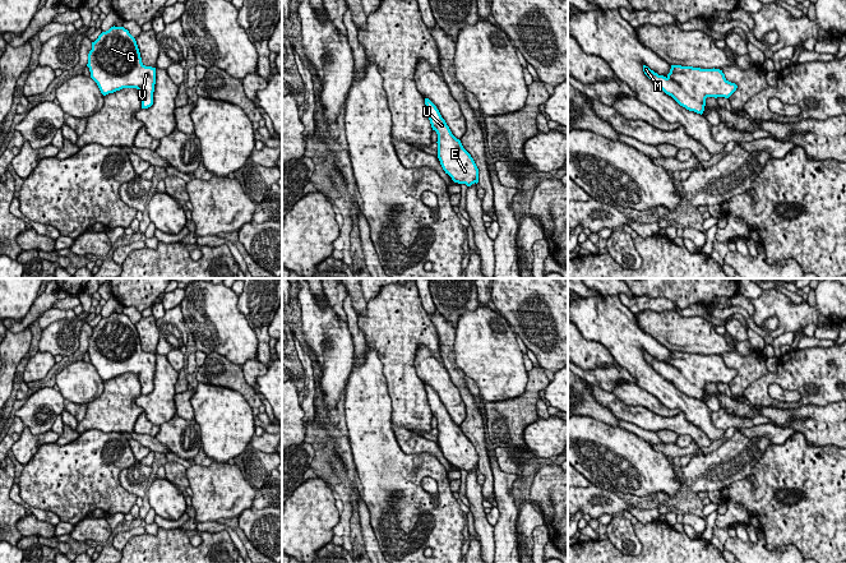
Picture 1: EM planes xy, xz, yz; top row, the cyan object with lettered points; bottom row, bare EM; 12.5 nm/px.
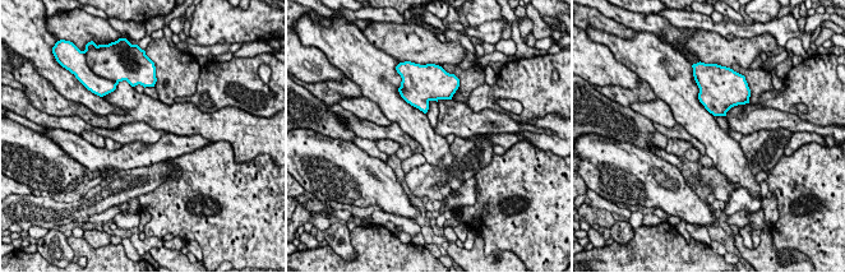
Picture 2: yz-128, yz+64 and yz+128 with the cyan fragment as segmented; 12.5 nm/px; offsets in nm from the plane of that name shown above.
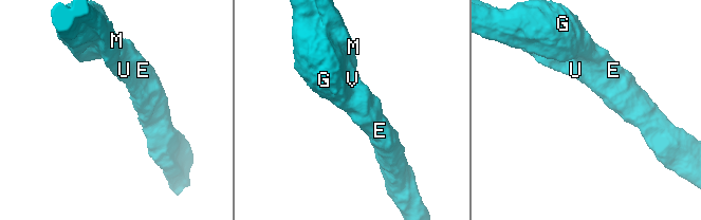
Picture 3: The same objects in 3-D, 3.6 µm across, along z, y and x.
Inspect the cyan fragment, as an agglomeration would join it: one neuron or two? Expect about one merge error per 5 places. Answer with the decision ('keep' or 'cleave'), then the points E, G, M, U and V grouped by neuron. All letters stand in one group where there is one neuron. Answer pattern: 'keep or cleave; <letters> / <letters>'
keep; E G M U V

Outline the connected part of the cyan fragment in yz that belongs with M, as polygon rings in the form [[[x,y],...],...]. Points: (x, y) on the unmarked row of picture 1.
[[[643,351],[644,360],[680,392],[697,400],[703,400],[707,383],[729,384],[738,374],[729,368],[720,355],[701,355],[671,351],[670,359],[658,361]]]

